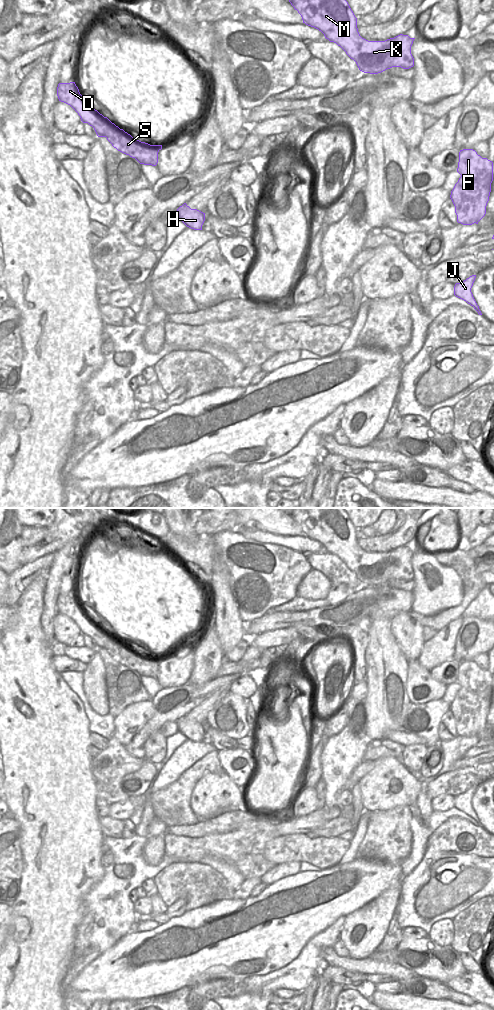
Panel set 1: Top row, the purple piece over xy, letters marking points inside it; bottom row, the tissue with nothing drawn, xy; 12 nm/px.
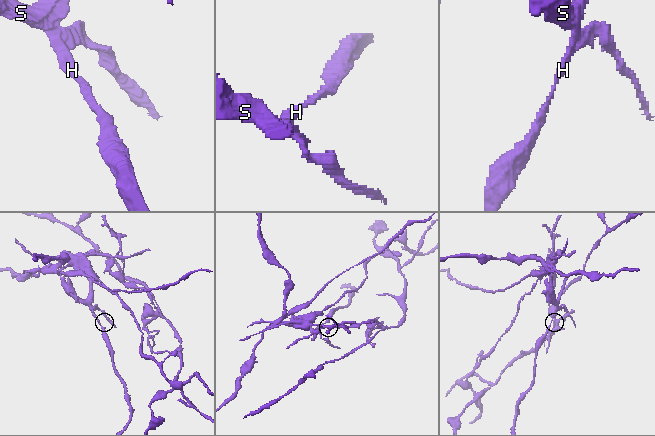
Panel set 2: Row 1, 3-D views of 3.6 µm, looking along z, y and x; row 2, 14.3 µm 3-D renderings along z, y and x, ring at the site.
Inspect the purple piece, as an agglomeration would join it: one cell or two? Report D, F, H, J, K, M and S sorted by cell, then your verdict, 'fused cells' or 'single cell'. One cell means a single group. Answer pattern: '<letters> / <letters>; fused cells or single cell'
D F J K M S / H; fused cells

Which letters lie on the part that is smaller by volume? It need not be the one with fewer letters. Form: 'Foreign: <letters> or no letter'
Foreign: H

